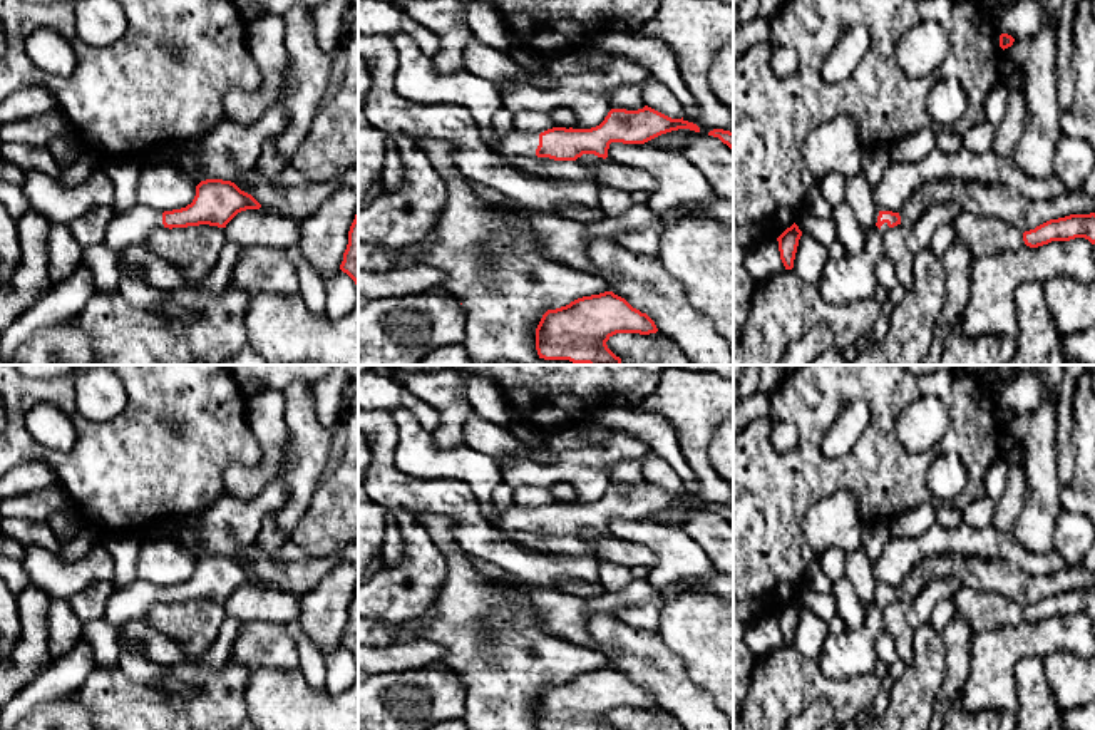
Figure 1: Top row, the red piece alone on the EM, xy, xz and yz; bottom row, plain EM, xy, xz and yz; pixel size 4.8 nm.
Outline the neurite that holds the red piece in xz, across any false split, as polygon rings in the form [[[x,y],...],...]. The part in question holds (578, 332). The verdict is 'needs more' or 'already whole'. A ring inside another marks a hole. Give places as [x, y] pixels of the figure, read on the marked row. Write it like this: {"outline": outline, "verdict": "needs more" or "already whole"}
{"outline": [[[613,291],[583,296],[548,310],[536,328],[536,350],[544,360],[621,365],[606,345],[616,333],[656,333],[655,321]]], "verdict": "already whole"}

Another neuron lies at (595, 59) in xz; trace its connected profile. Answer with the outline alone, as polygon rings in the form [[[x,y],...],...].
[[[574,50],[574,52],[581,62],[591,67],[606,67],[611,60],[606,52],[584,52],[584,50]]]

